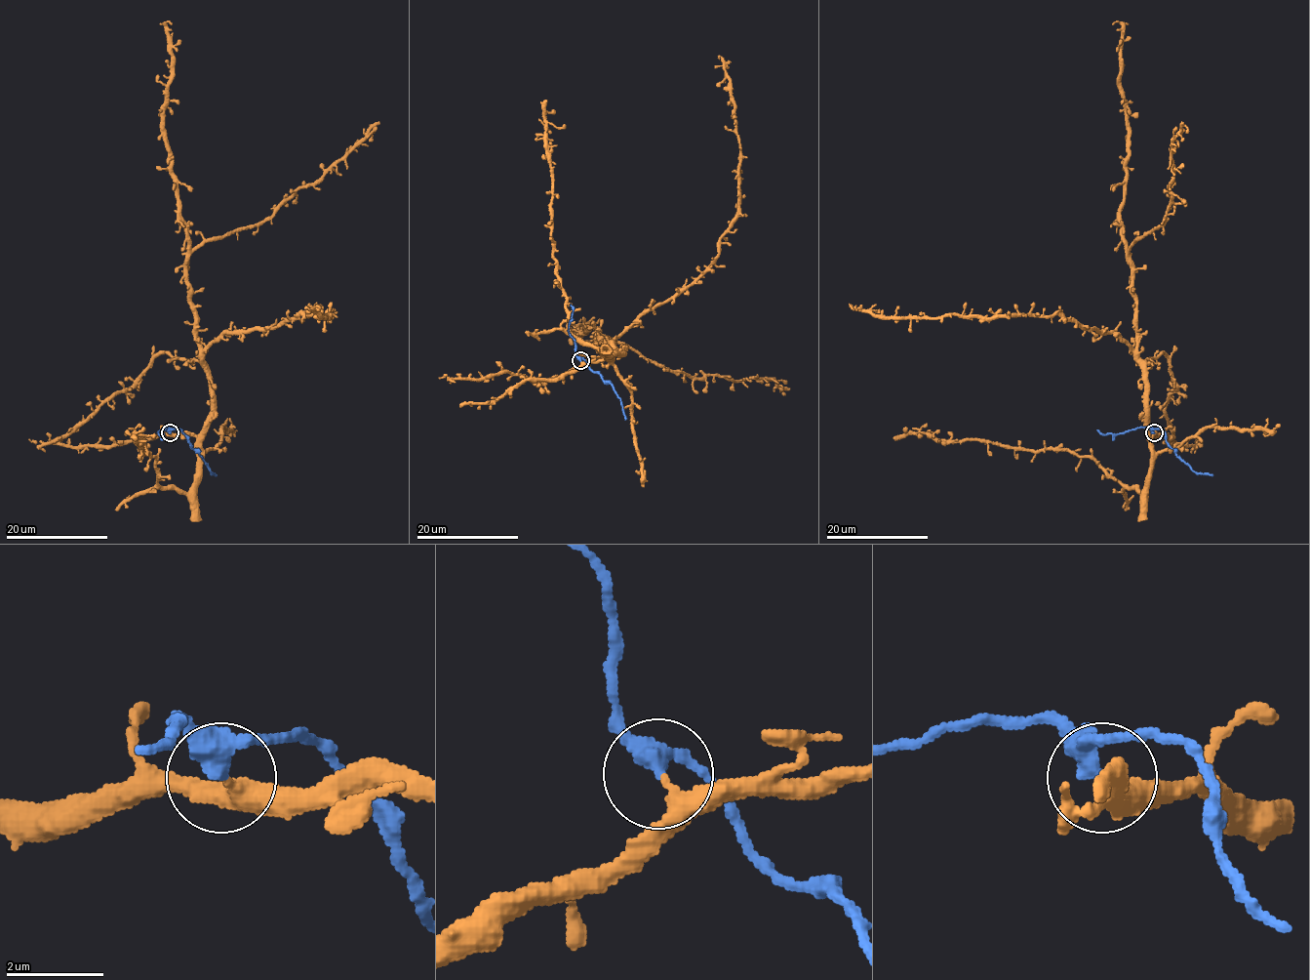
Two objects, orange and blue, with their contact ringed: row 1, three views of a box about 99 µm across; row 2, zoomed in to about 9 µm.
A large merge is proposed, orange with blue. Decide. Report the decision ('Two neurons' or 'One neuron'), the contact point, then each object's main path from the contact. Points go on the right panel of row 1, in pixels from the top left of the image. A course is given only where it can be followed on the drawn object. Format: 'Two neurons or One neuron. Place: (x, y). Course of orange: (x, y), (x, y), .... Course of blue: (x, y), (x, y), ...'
Two neurons. Place: (1154, 432). Course of orange: (1153, 432), (1151, 437), (1145, 377), (1116, 333), (1082, 328), (1056, 314), (895, 318), (852, 306). Course of blue: (1153, 432), (1153, 428), (1161, 428), (1177, 457), (1193, 470), (1213, 474)

